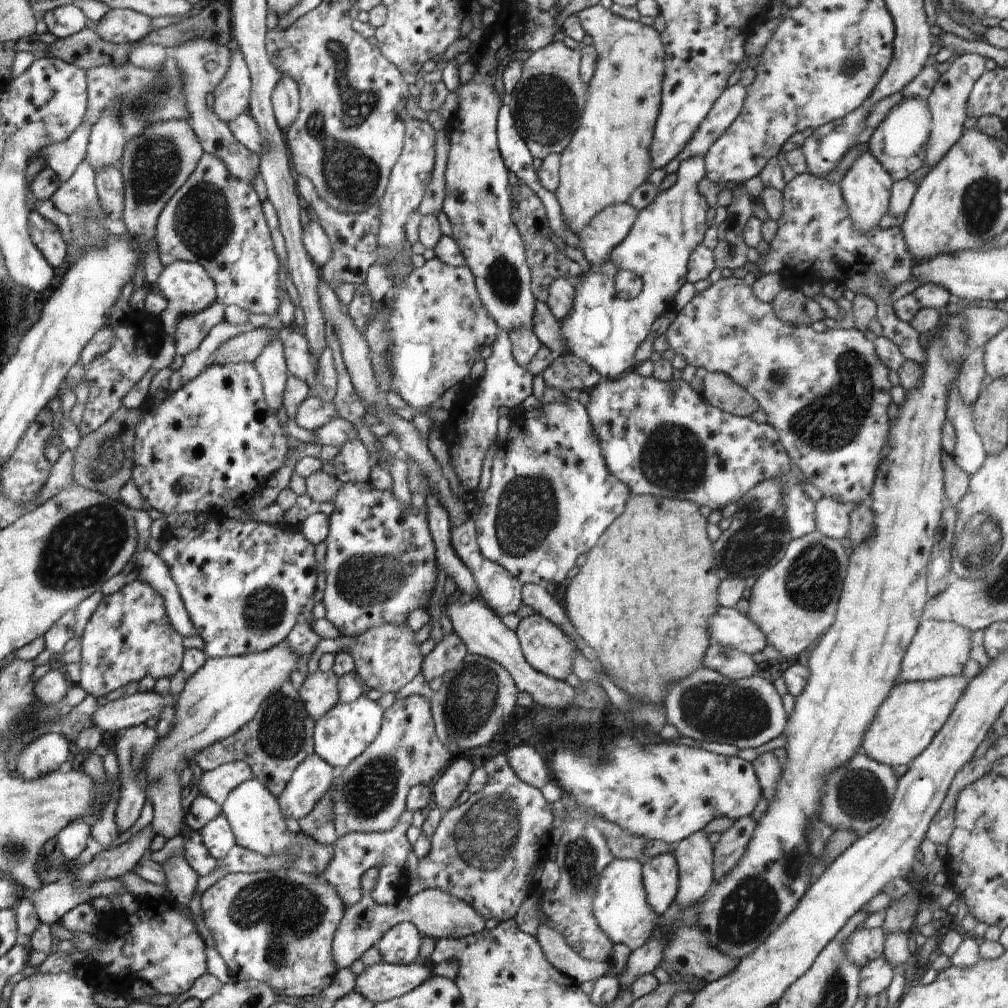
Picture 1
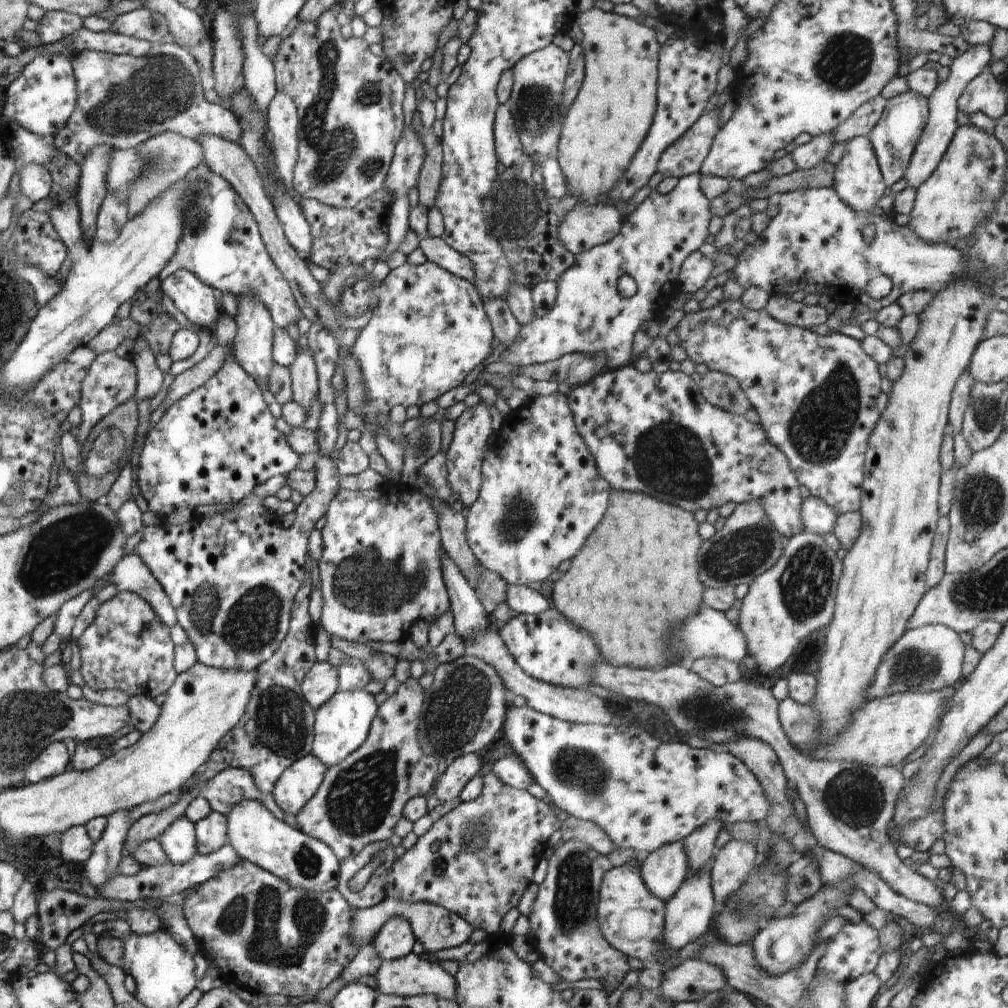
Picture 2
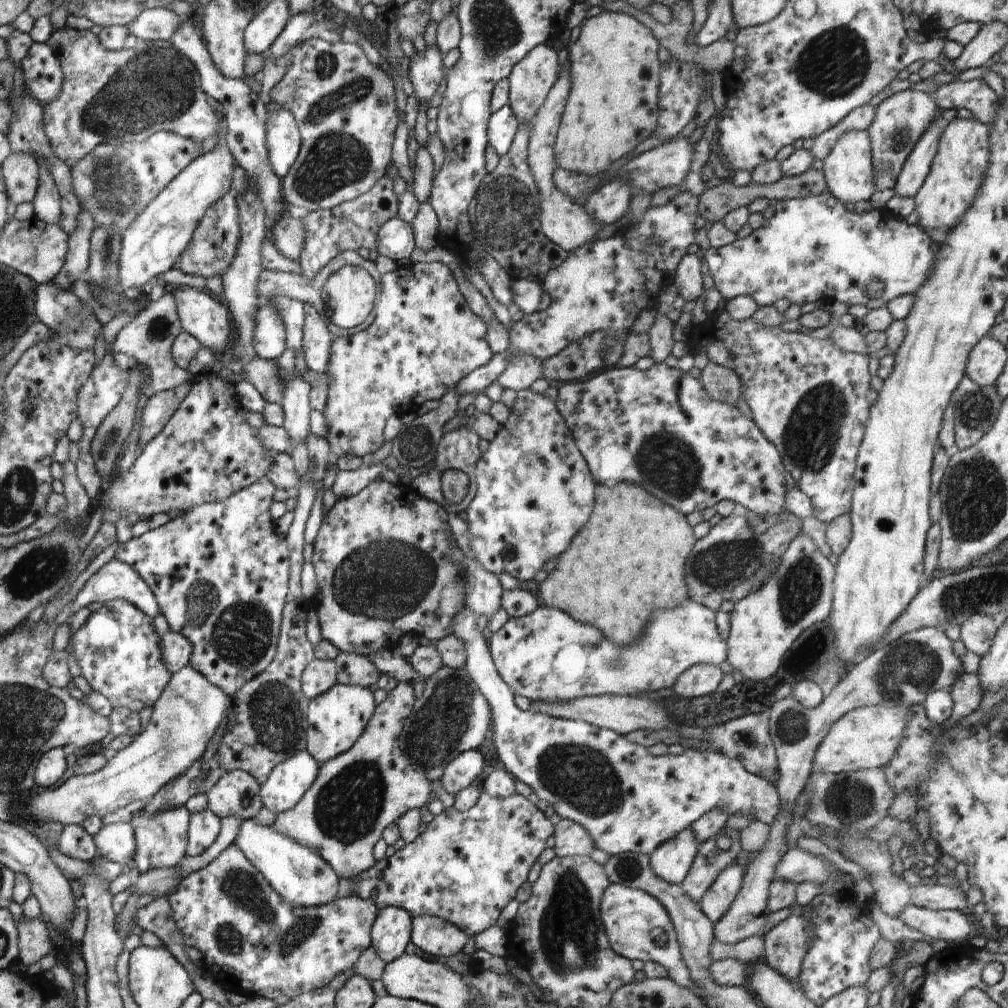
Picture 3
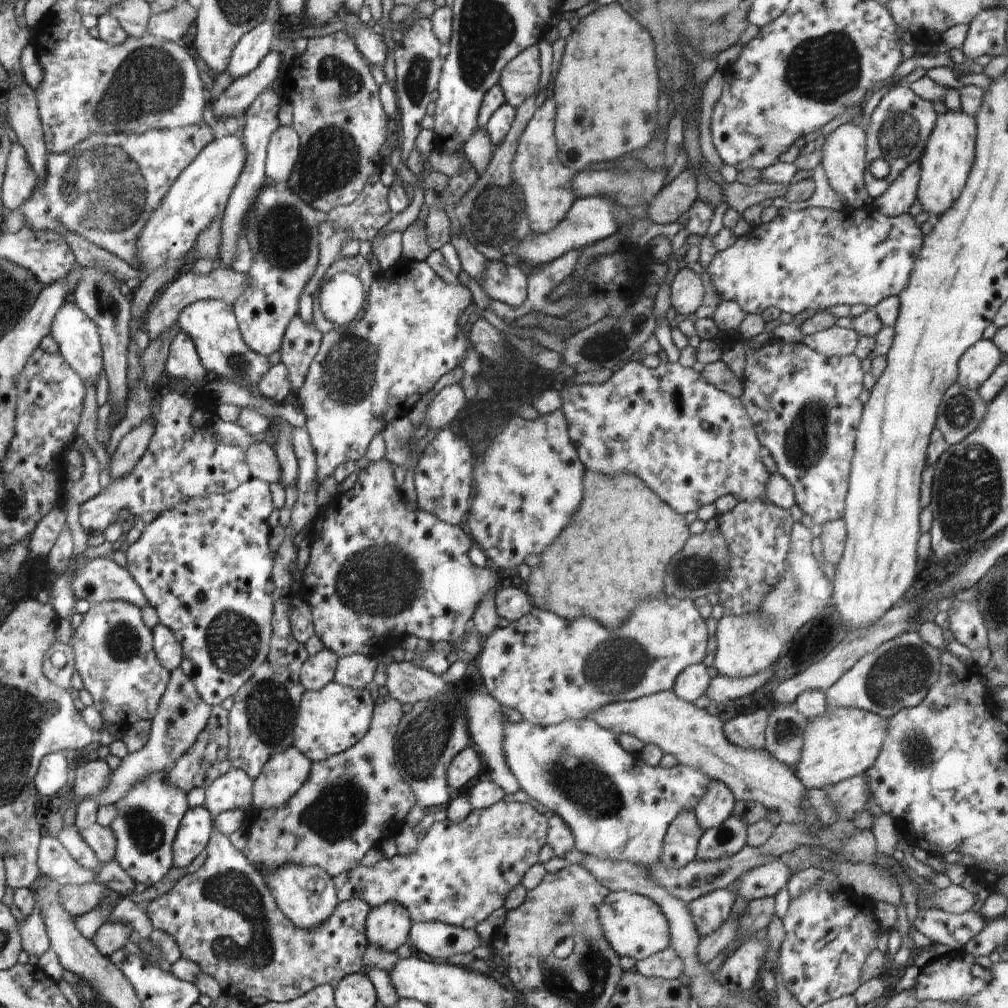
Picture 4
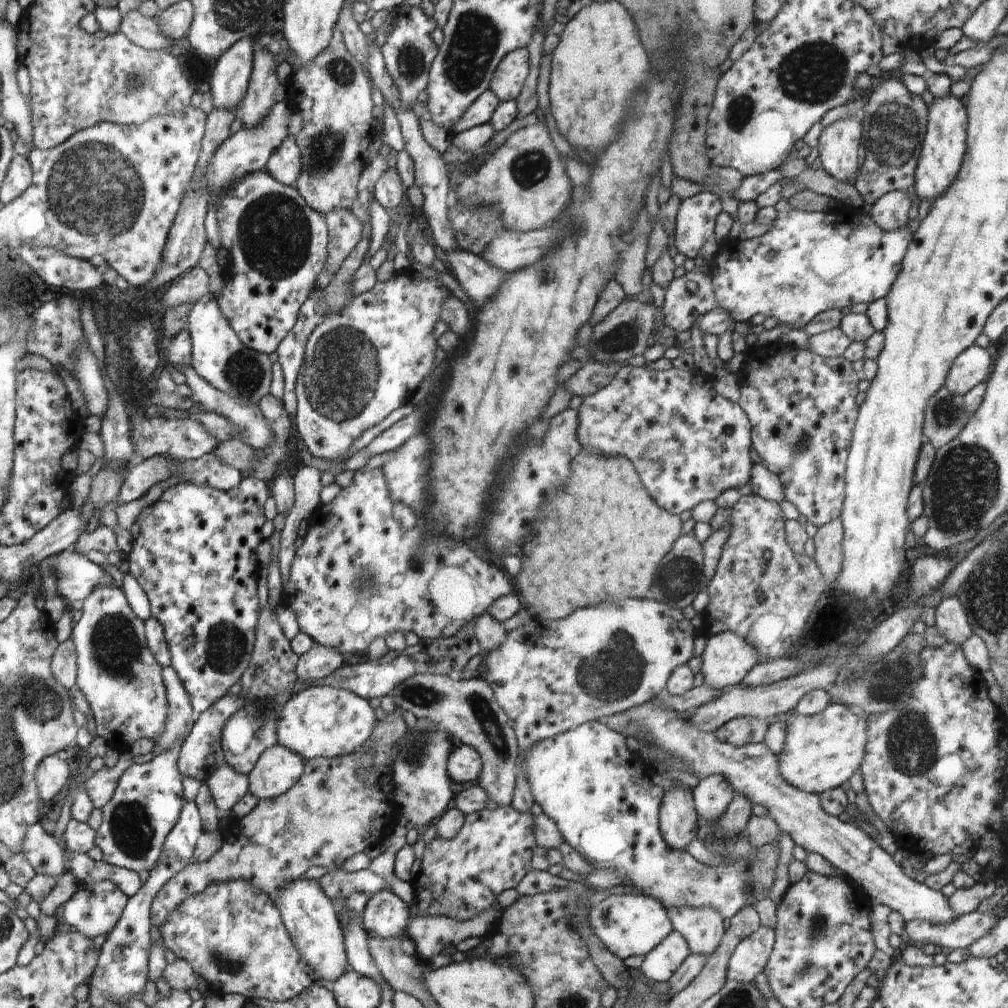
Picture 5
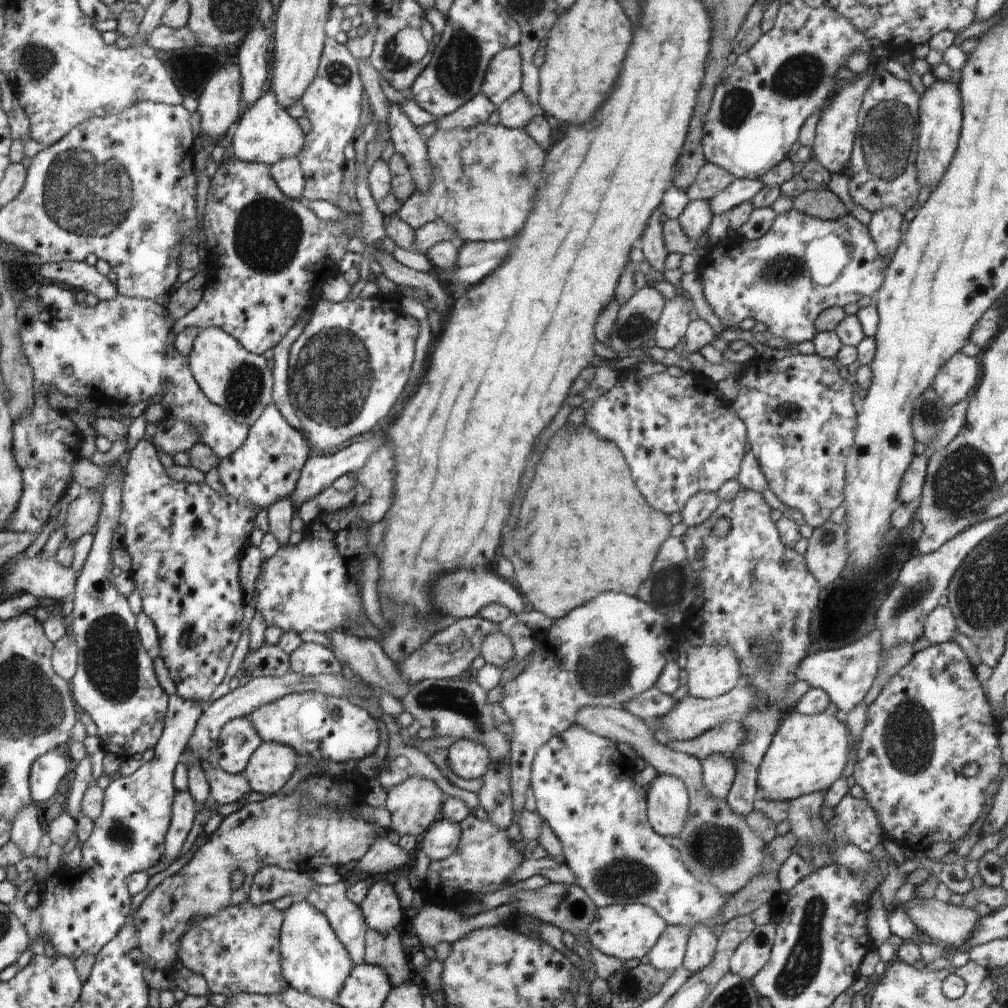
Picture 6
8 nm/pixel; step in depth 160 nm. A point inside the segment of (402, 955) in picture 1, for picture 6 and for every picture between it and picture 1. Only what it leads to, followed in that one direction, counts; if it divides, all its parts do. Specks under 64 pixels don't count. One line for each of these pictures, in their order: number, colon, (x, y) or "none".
2: (394, 939)
3: (391, 933)
4: (387, 928)
5: (386, 916)
6: (381, 909)

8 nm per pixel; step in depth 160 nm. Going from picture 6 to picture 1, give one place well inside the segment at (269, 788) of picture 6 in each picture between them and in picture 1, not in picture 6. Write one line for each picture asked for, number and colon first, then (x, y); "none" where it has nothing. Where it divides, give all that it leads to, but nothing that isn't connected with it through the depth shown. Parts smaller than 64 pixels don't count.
1: (313, 778)
2: (300, 782)
3: (290, 780)
4: (283, 776)
5: (278, 770)

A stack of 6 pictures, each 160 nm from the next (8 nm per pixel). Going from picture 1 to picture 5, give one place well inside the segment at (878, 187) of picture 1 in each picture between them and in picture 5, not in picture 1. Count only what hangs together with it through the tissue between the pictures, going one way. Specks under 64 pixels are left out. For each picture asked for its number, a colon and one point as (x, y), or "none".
2: (858, 181)
3: (849, 173)
4: (844, 151)
5: (839, 145)

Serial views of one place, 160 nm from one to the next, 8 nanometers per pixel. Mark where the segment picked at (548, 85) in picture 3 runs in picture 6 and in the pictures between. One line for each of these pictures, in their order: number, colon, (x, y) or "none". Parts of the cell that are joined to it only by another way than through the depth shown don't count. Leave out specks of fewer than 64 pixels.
4: (520, 78)
5: (509, 79)
6: (503, 77)

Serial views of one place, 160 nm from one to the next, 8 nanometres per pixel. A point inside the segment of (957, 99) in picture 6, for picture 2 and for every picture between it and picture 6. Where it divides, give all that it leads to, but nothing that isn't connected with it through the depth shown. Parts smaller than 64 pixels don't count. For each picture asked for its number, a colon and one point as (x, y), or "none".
2: (963, 190)
3: (962, 157)
4: (947, 159)
5: (943, 149)

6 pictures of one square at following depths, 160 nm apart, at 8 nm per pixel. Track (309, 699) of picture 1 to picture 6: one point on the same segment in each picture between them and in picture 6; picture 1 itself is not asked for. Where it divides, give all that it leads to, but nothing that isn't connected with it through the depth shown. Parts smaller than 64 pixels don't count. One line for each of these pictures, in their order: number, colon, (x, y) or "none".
2: (321, 683)
3: (320, 675)
4: (318, 670)
5: (321, 660)
6: (310, 659)

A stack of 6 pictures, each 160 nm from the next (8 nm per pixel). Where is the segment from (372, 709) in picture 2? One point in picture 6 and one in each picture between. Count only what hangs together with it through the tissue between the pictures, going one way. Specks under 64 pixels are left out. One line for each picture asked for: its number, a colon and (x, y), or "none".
3: (338, 718)
4: (331, 720)
5: (322, 721)
6: (326, 727)

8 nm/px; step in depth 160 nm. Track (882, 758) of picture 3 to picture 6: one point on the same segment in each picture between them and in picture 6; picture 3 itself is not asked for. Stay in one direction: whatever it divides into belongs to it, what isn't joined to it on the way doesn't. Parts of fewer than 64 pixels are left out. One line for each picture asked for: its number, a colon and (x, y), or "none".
4: (845, 742)
5: (822, 751)
6: (807, 754)

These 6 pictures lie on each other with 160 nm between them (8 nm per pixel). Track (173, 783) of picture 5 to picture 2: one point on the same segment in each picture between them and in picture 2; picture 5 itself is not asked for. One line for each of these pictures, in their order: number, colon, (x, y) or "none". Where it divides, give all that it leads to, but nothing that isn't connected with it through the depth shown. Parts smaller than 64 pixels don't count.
2: (179, 841)
3: (161, 838)
4: (147, 818)

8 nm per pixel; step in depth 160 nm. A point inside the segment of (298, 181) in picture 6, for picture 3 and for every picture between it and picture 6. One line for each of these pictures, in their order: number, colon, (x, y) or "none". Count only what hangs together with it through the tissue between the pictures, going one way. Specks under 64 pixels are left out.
3: (283, 139)
4: (283, 148)
5: (285, 165)

